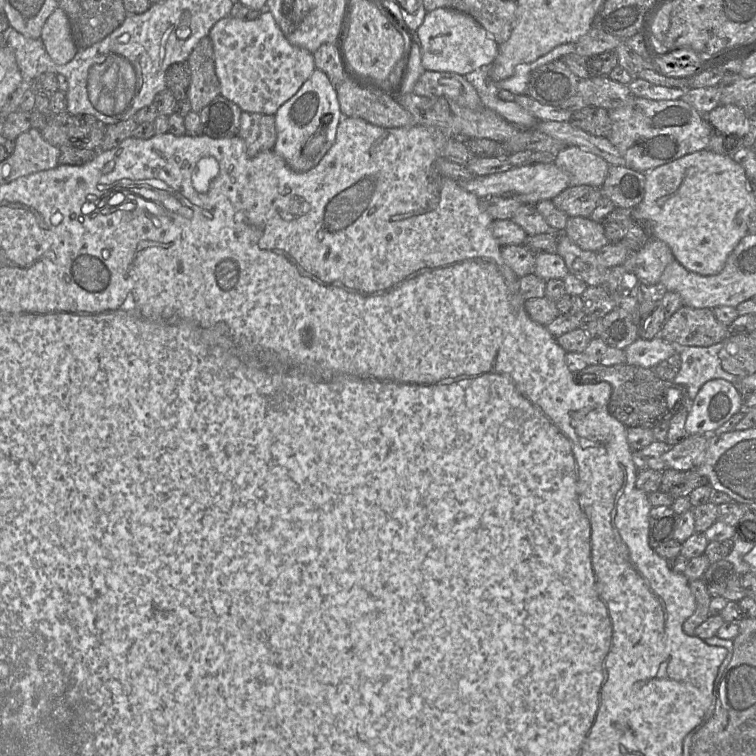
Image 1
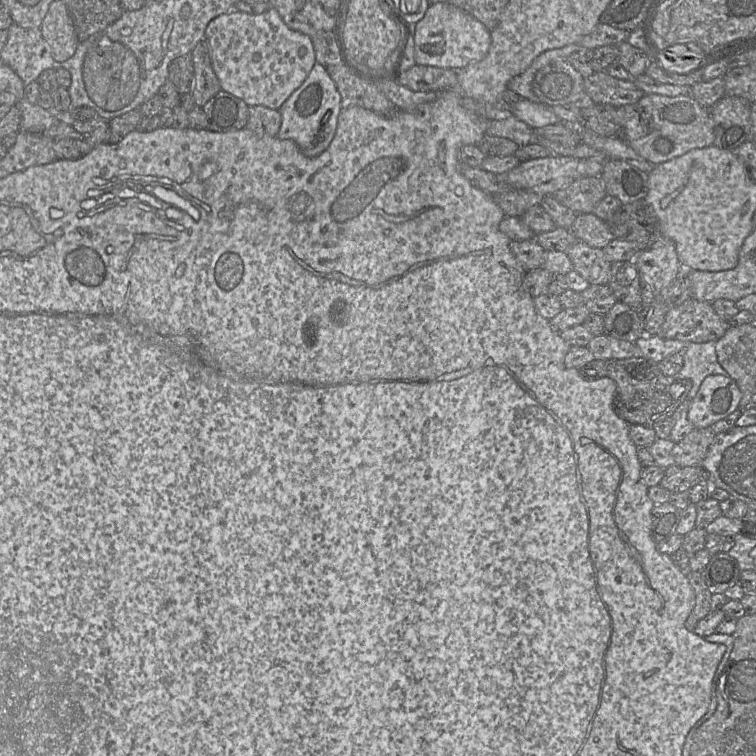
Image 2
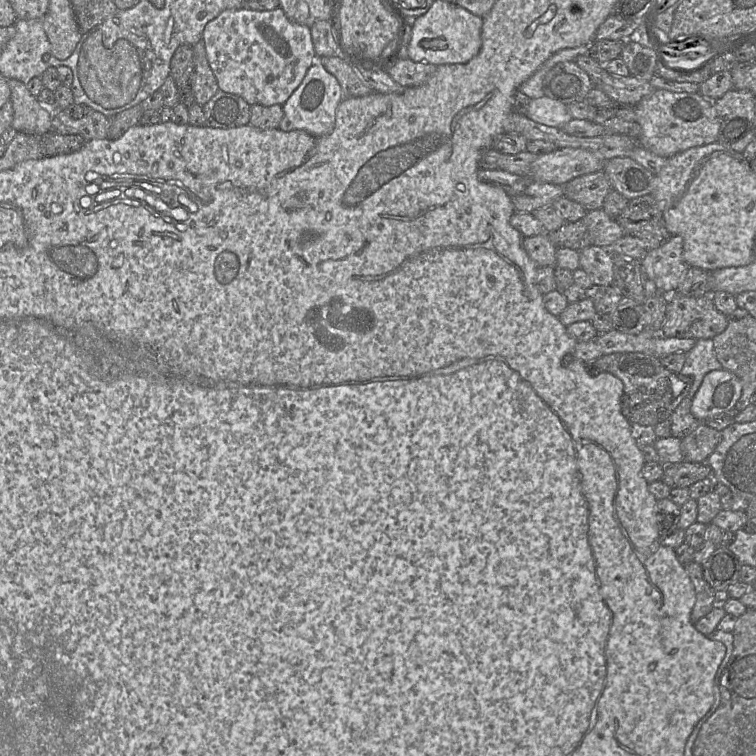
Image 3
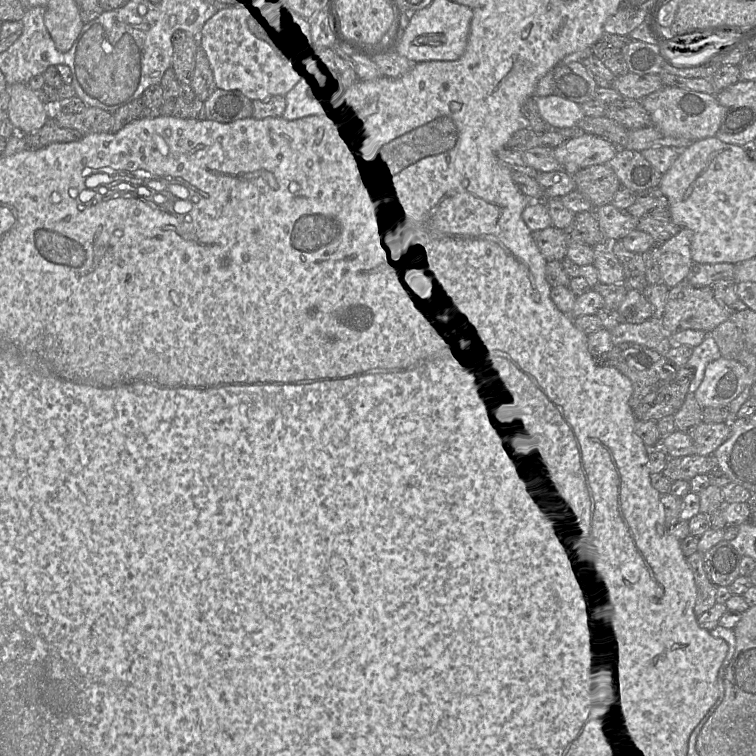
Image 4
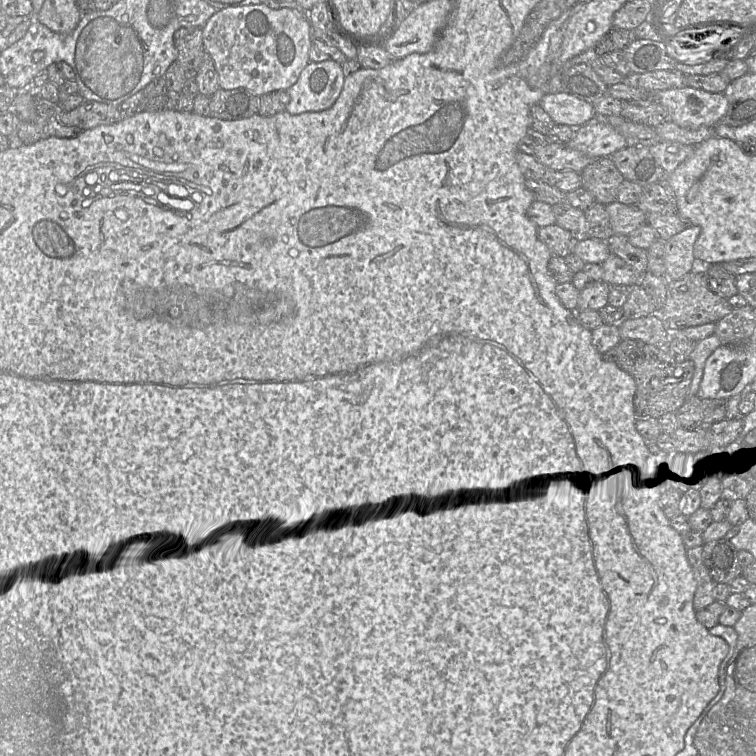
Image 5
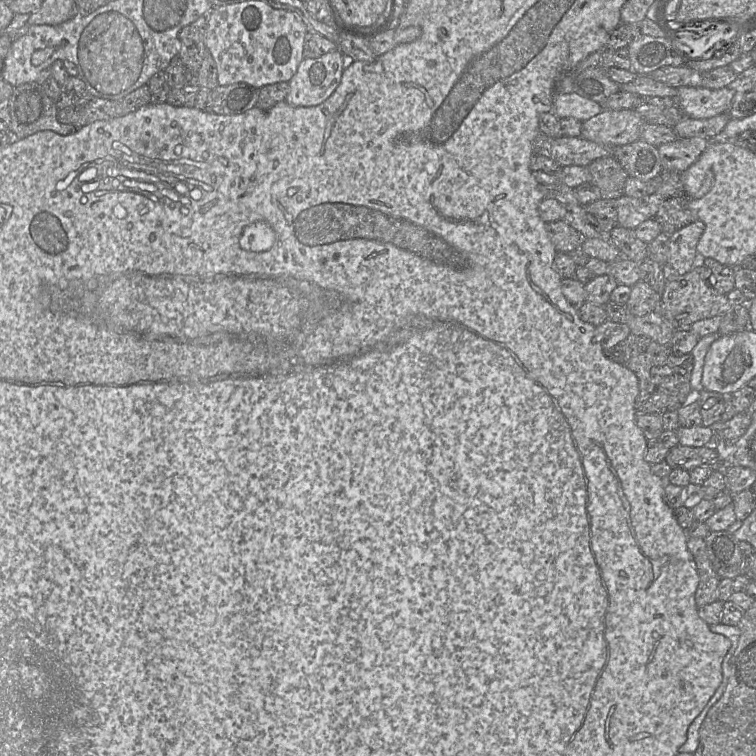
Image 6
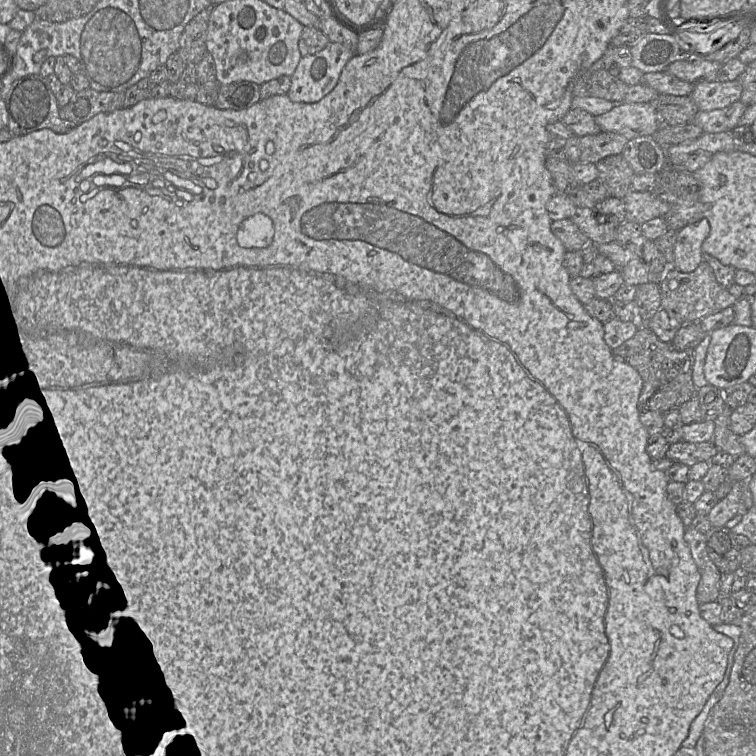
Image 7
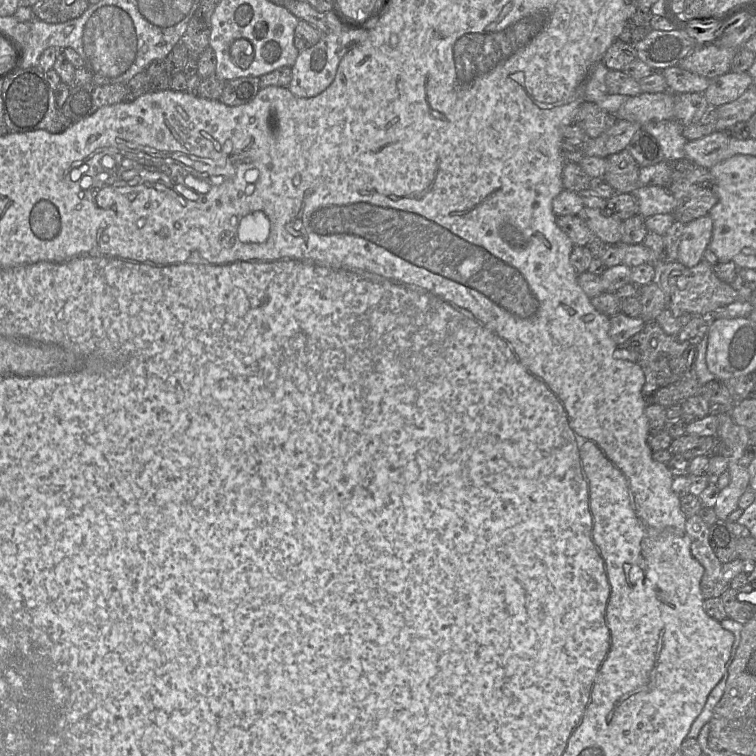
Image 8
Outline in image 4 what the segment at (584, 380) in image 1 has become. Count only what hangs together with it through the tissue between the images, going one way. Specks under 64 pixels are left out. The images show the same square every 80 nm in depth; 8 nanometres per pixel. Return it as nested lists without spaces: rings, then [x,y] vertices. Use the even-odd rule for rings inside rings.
[[[620,343],[601,355],[595,362],[604,367],[613,367],[626,376],[632,384],[629,405],[638,421],[658,421],[673,416],[682,406],[693,378],[692,369],[676,366],[665,354],[635,343]]]

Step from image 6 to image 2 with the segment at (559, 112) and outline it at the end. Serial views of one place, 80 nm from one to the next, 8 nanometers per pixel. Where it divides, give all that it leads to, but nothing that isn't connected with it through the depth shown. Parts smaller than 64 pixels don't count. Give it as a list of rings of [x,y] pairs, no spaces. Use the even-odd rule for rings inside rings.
[[[521,99],[519,102],[509,106],[506,106],[504,103],[501,103],[499,106],[508,108],[516,118],[533,129],[561,122],[558,116],[554,113],[552,109],[553,106],[540,102]]]

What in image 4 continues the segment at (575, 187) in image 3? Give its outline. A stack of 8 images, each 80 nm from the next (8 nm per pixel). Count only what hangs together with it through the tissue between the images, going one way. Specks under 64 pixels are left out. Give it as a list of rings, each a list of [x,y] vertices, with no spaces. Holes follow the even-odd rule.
[[[609,164],[592,165],[573,175],[576,190],[591,201],[593,208],[611,203],[621,185]]]

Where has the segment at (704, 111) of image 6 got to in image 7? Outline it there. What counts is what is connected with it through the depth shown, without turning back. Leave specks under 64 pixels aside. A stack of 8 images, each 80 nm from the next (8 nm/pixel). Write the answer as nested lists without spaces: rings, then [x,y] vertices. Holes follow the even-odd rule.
[[[738,79],[721,82],[718,80],[694,84],[690,97],[699,111],[725,108],[740,100],[742,86]]]

